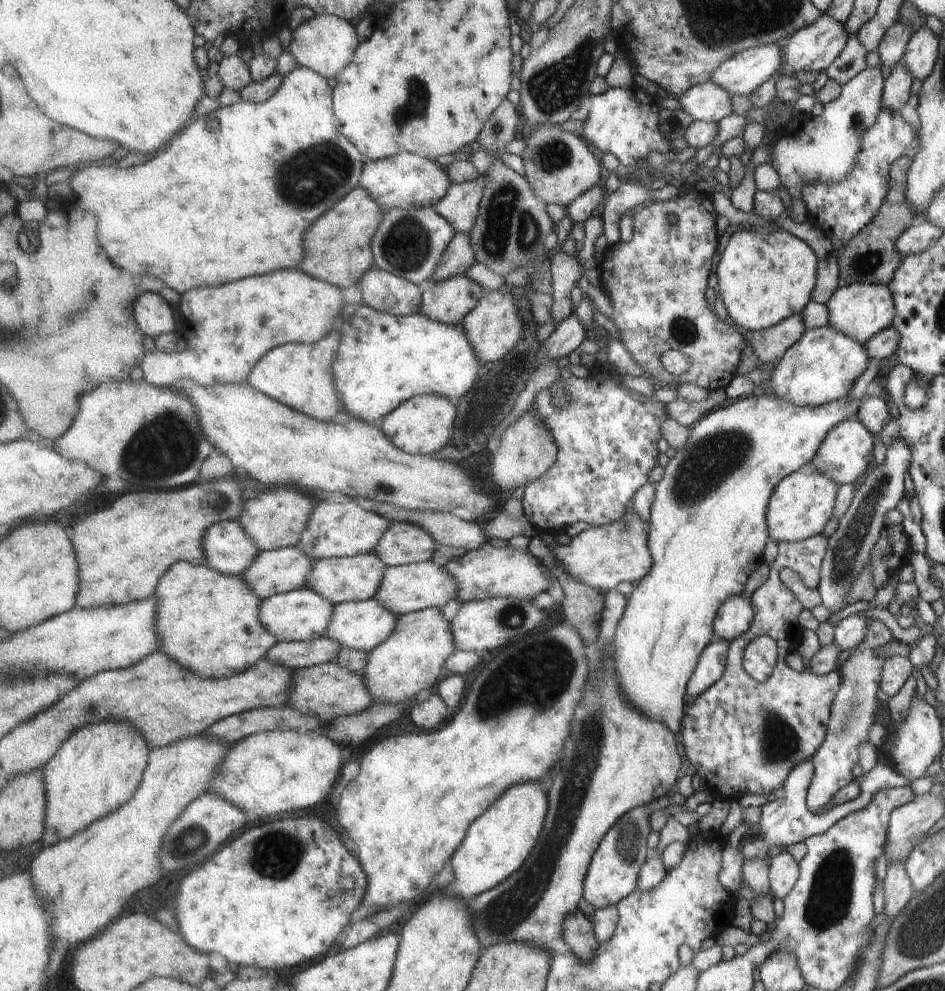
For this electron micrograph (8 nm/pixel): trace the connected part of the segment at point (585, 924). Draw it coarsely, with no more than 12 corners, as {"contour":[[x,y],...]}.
{"contour":[[580,911],[565,918],[562,938],[581,962],[601,946]]}

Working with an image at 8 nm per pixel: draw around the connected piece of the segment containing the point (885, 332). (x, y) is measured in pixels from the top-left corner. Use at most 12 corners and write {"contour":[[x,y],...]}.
{"contour":[[805,330],[774,362],[773,396],[801,408],[845,398],[897,334],[865,344]]}

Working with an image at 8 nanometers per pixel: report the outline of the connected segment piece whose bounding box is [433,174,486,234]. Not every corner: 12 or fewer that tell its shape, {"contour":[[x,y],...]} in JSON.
{"contour":[[485,174],[453,183],[433,206],[457,233],[471,234],[486,188]]}

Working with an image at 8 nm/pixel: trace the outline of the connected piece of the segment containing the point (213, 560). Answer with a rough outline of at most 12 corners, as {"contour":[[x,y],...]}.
{"contour":[[239,519],[204,539],[207,566],[241,576],[260,549]]}

